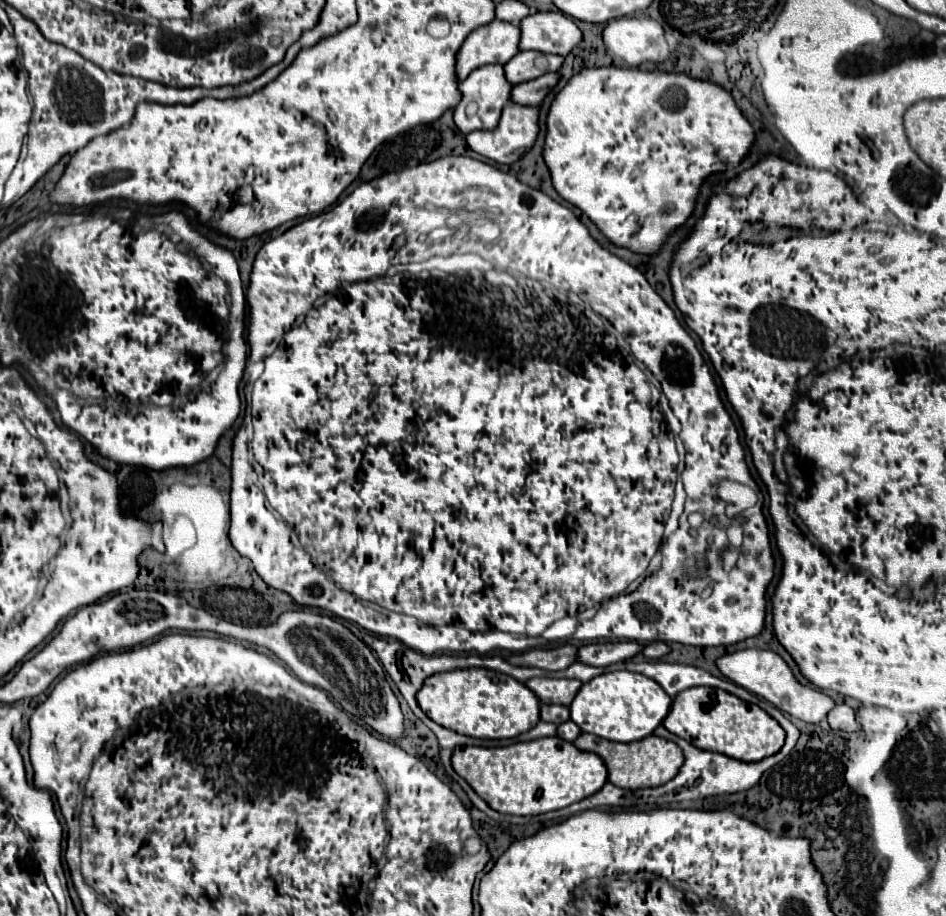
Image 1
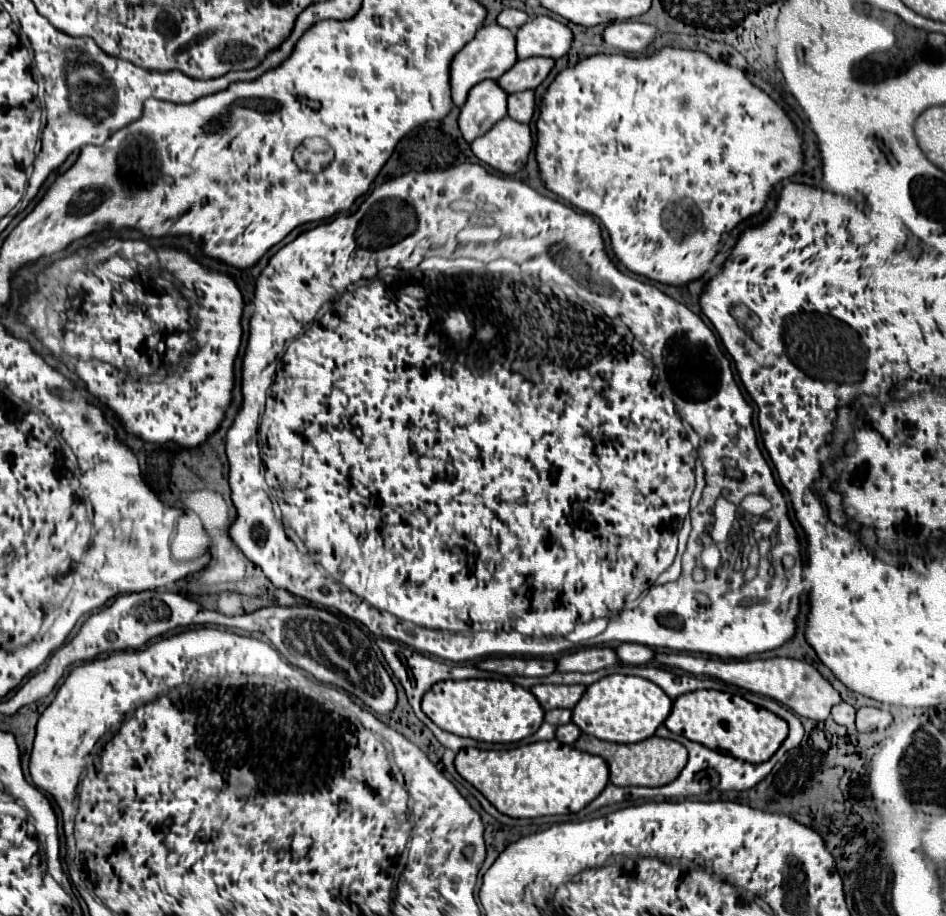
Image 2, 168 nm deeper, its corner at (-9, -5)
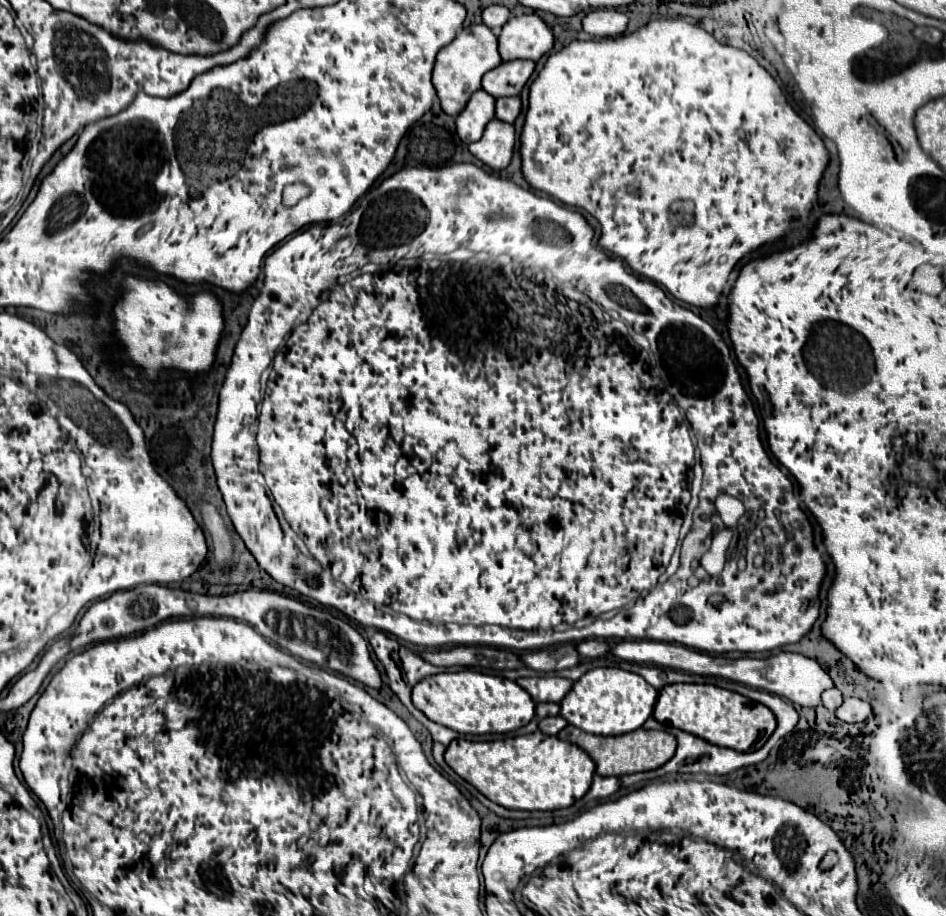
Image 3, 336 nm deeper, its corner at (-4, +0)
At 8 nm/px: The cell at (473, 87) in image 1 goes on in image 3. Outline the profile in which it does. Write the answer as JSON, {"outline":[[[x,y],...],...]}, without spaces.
{"outline":[[[477,90],[467,106],[457,114],[455,124],[457,124],[457,134],[465,144],[471,144],[481,138],[485,124],[495,116],[495,100],[483,92]]]}

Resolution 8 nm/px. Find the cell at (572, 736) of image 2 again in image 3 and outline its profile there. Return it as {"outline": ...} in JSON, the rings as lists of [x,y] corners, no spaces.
{"outline":[[[553,716],[553,718],[539,720],[539,730],[543,734],[549,734],[549,736],[557,736],[565,726],[567,726],[567,720],[561,718],[561,716]]]}

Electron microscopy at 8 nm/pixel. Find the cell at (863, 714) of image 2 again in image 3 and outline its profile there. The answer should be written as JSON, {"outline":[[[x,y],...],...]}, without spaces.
{"outline":[[[845,698],[835,714],[843,722],[865,722],[871,716],[871,704],[859,698]]]}

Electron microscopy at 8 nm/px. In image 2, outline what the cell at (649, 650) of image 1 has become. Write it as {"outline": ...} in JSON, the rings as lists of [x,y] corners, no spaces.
{"outline":[[[622,643],[616,647],[616,657],[630,665],[644,665],[652,661],[654,651],[650,647],[640,647],[636,643]]]}

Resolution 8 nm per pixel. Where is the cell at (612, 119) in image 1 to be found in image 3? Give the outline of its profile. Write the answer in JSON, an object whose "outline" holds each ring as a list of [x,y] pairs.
{"outline":[[[653,20],[635,34],[571,42],[547,58],[545,68],[531,84],[529,110],[521,132],[521,160],[525,160],[521,166],[525,180],[535,190],[553,196],[567,206],[583,208],[601,222],[601,248],[621,256],[633,272],[661,284],[677,300],[705,308],[717,302],[729,272],[743,254],[781,238],[791,220],[803,216],[813,206],[817,200],[817,182],[827,164],[827,150],[815,130],[809,128],[809,124],[787,104],[779,84],[753,56],[739,48],[719,44],[701,26],[691,26],[683,20]]]}

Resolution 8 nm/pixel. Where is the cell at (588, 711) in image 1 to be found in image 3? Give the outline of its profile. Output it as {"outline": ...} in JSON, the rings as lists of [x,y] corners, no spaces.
{"outline":[[[593,668],[579,678],[561,700],[561,716],[583,732],[597,736],[619,736],[641,728],[651,718],[659,692],[639,674],[621,668]]]}

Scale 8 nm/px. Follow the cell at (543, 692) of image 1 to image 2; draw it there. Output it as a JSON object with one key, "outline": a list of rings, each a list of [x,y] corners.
{"outline":[[[534,685],[530,691],[536,695],[544,711],[550,711],[556,707],[572,709],[580,701],[586,687],[584,685]]]}

